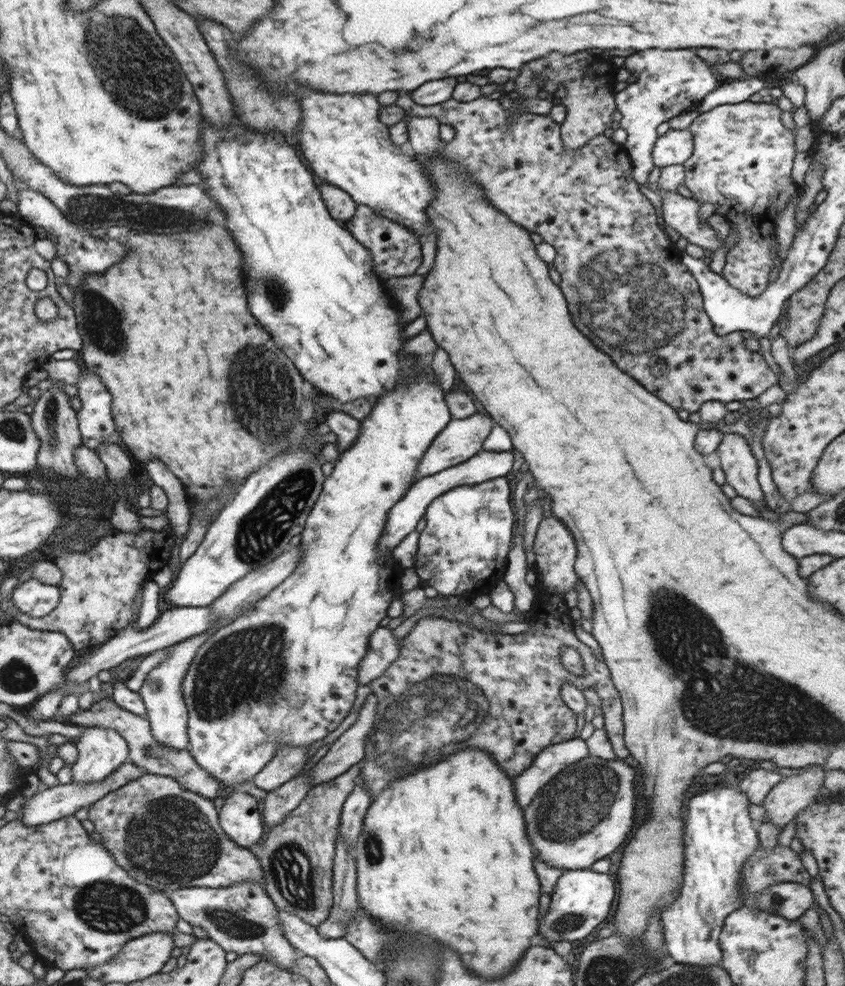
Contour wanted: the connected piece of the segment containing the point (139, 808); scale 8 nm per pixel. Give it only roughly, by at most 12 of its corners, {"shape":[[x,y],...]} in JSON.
{"shape":[[143,773],[89,807],[100,842],[165,893],[264,884],[214,801]]}

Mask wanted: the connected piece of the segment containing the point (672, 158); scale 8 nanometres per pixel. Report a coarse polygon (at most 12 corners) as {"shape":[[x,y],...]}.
{"shape":[[670,129],[652,149],[658,168],[684,164],[693,154],[689,129]]}

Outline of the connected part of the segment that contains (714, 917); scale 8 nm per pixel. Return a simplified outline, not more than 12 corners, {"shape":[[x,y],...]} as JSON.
{"shape":[[720,784],[688,800],[669,961],[721,966],[760,847],[751,802]]}

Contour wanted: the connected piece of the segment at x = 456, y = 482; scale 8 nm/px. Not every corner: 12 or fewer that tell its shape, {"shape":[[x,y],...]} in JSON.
{"shape":[[484,451],[418,479],[388,511],[379,551],[398,546],[448,490],[508,476],[512,451]]}

